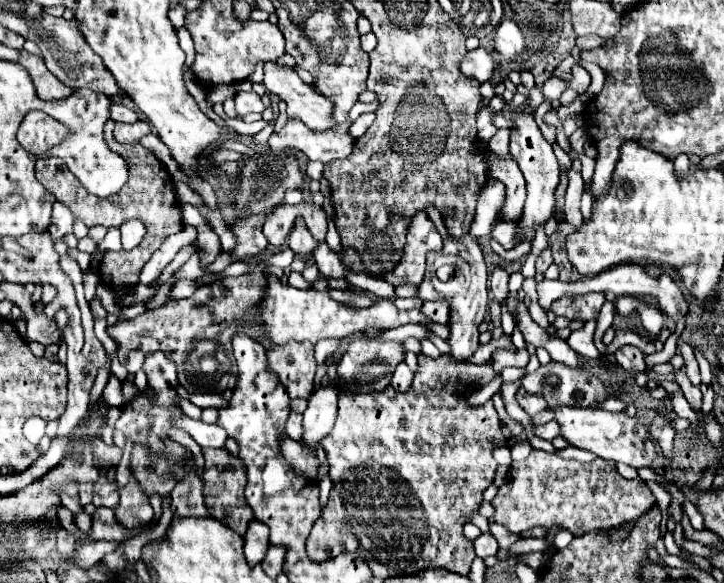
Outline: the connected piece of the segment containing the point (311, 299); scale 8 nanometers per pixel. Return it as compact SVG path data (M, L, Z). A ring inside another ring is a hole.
M267 275L267 293L259 303L261 323L265 327L265 335L275 345L285 345L287 341L309 341L317 343L327 337L353 337L365 333L365 329L391 329L397 327L397 309L389 299L381 299L369 309L351 309L343 303L333 301L327 293L319 291L301 291L287 283L281 283L275 275Z

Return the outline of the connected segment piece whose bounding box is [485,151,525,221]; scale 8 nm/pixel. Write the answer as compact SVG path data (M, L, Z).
M493 151L485 153L485 161L489 161L489 177L501 181L507 187L507 201L503 211L505 221L519 221L525 203L525 179L517 167L517 161L513 161L511 155L501 159Z

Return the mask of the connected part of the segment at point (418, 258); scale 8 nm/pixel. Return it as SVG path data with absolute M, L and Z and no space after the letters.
M425 211L415 213L413 221L409 223L409 229L407 229L407 241L405 241L403 257L401 257L399 265L393 271L381 275L381 279L391 283L393 287L397 287L401 281L419 285L423 281L423 273L425 273L425 255L431 249L439 251L441 247L443 247L441 235L435 231L427 213Z

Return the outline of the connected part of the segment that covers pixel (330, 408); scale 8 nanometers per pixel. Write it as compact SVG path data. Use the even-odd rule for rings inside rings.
M331 381L329 385L321 385L307 403L303 413L303 445L315 451L315 445L321 443L325 435L335 425L337 417L337 385Z

